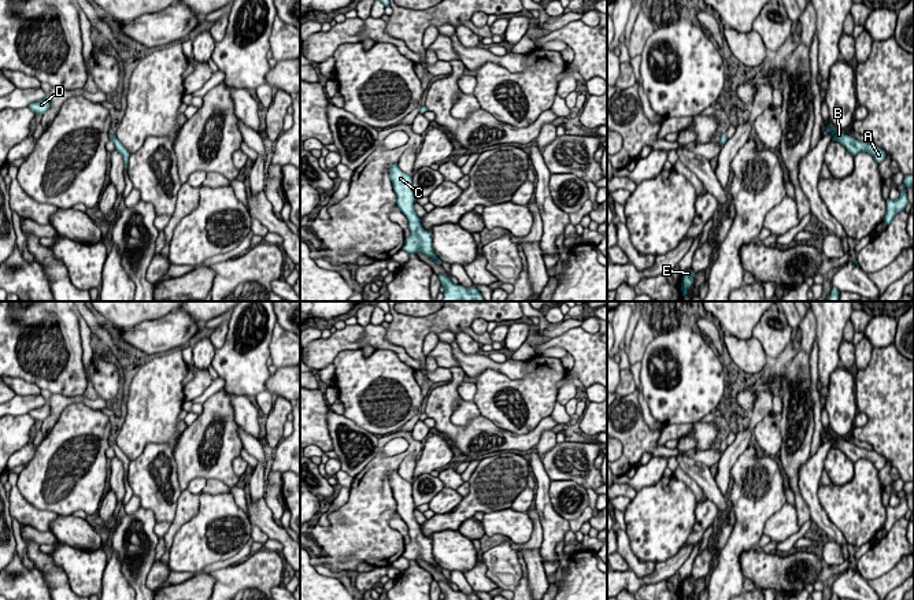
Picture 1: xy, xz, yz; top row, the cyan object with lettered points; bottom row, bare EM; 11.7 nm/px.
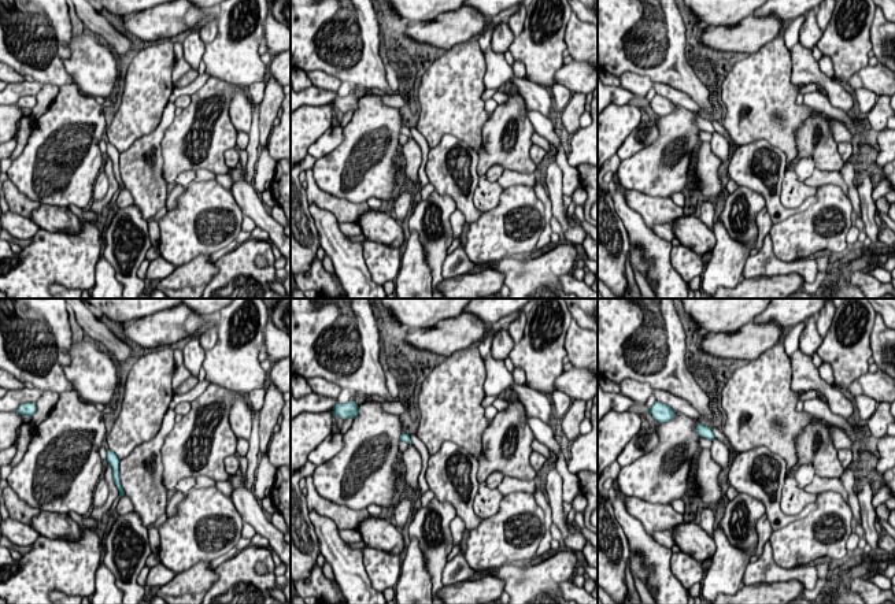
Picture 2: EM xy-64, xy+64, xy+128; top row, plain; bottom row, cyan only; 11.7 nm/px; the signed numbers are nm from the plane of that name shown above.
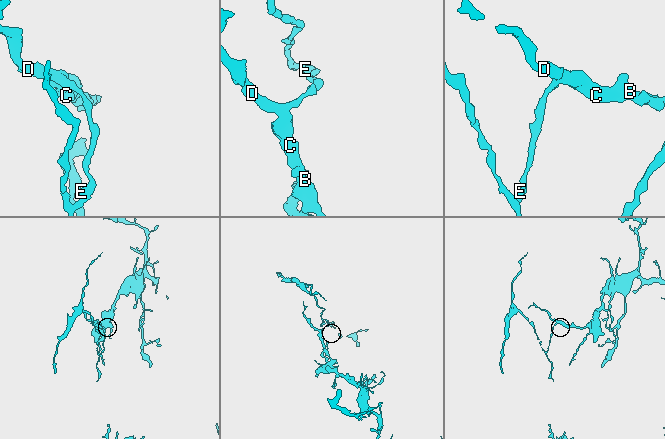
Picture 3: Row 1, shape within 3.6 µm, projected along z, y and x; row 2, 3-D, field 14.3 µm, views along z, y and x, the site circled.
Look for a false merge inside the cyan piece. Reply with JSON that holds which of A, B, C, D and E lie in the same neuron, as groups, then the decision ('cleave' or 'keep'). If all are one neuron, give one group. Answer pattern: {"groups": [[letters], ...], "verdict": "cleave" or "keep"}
{"groups": [["A", "B", "C", "D"], ["E"]], "verdict": "cleave"}

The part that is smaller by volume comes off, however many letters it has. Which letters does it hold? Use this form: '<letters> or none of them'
E

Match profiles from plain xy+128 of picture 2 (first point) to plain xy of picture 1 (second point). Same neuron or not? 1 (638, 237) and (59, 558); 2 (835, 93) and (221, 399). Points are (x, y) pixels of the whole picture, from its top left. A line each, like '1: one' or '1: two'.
1: two
2: two

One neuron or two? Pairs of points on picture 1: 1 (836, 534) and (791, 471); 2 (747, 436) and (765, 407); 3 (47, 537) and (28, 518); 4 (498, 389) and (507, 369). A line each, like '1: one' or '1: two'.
1: two
2: one
3: two
4: two

